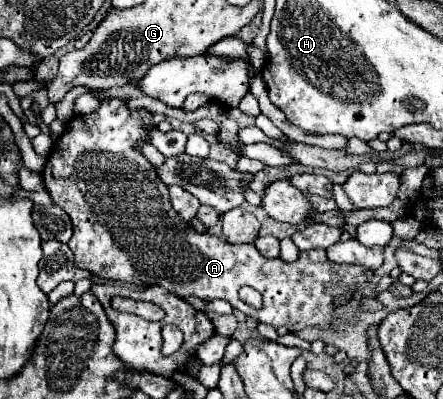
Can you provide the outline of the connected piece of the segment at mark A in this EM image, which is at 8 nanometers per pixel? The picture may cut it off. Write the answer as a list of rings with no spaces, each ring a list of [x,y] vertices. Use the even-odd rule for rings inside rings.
[[[108,99],[94,113],[76,115],[52,147],[42,177],[54,203],[60,205],[72,219],[74,235],[68,241],[68,247],[74,253],[76,265],[98,275],[100,279],[124,281],[132,285],[142,283],[146,287],[158,285],[180,299],[224,299],[236,311],[254,317],[258,323],[272,327],[284,325],[290,333],[298,333],[304,327],[320,327],[324,331],[332,329],[334,313],[338,309],[334,299],[340,295],[354,297],[374,277],[374,271],[356,265],[336,265],[328,261],[324,249],[302,251],[294,263],[266,259],[254,245],[232,245],[216,235],[198,233],[174,211],[174,207],[170,207],[168,187],[158,179],[152,163],[136,149],[136,143],[148,137],[142,123],[152,123],[152,115],[148,111],[130,111],[120,99]],[[242,285],[250,285],[262,293],[264,307],[260,311],[254,311],[240,301],[238,289]]]

